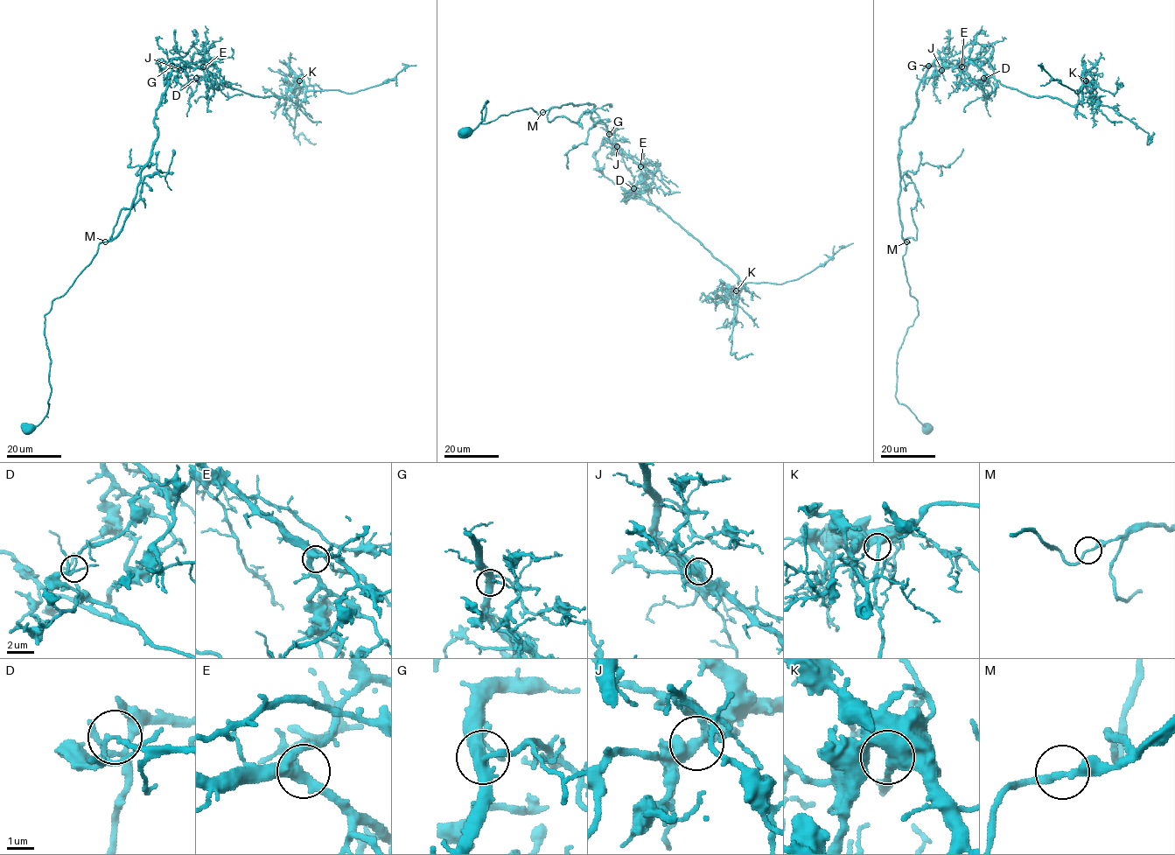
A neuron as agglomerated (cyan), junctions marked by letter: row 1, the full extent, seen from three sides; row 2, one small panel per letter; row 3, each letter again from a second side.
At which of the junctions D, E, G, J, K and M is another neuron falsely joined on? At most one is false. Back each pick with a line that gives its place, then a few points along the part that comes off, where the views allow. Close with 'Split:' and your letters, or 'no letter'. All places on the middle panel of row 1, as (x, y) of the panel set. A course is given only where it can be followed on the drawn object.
D: Place: (633, 188). Course of the part to remove: (633, 188), (630, 191), (658, 206), (737, 277), (743, 287), (731, 291), (730, 353), (739, 358), (752, 354)
Split: D

